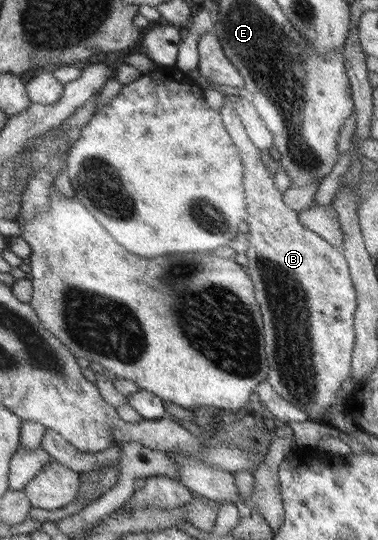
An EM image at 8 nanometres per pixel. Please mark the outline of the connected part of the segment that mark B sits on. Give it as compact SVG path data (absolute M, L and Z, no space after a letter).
M224 103L220 113L226 131L240 150L243 164L243 186L248 202L244 219L250 228L245 271L253 283L255 299L261 309L264 349L269 365L267 381L283 400L302 410L308 420L329 424L325 414L338 402L338 392L351 376L351 357L356 343L354 314L358 301L348 262L341 250L305 228L298 214L283 202L282 193L273 185L272 174L262 163L262 151L248 137L235 106Z

